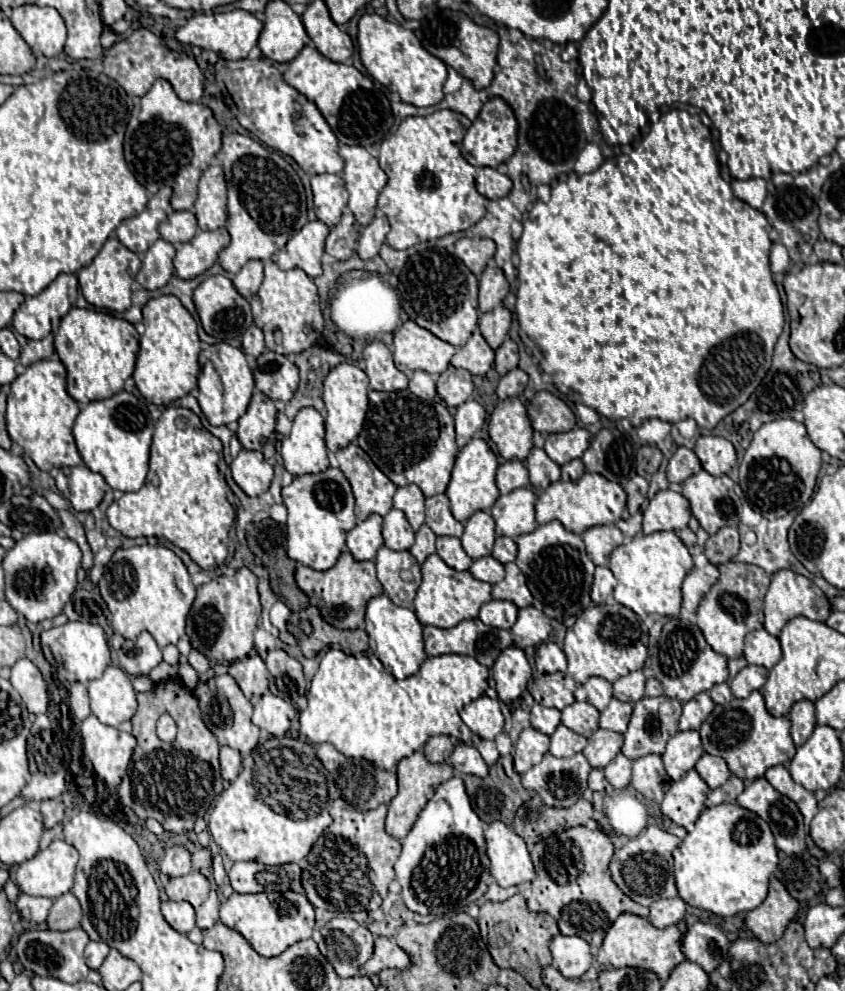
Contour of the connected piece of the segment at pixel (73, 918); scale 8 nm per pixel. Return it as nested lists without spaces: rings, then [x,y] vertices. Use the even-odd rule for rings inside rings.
[[[64,893],[58,899],[54,899],[54,905],[48,915],[48,927],[56,931],[68,931],[80,925],[82,919],[82,909],[74,893]]]

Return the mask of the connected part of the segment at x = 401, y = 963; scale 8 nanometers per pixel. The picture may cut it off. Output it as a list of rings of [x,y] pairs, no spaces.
[[[378,937],[374,955],[370,957],[370,961],[366,965],[362,965],[360,973],[374,975],[374,973],[380,973],[382,969],[388,969],[388,967],[406,969],[408,965],[410,965],[410,957],[404,949],[400,949],[394,941],[386,939],[386,937]]]

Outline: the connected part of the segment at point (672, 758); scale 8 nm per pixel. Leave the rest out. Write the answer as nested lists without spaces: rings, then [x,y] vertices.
[[[678,731],[666,745],[666,751],[662,755],[666,773],[678,781],[682,779],[690,769],[694,769],[696,761],[702,757],[702,741],[698,731]]]

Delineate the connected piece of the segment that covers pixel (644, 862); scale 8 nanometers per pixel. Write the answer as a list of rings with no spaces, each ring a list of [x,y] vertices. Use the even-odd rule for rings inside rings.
[[[656,825],[646,827],[638,837],[630,839],[622,849],[614,853],[610,863],[614,883],[636,903],[650,907],[658,899],[676,897],[676,881],[672,869],[672,851],[680,845],[680,839]]]

